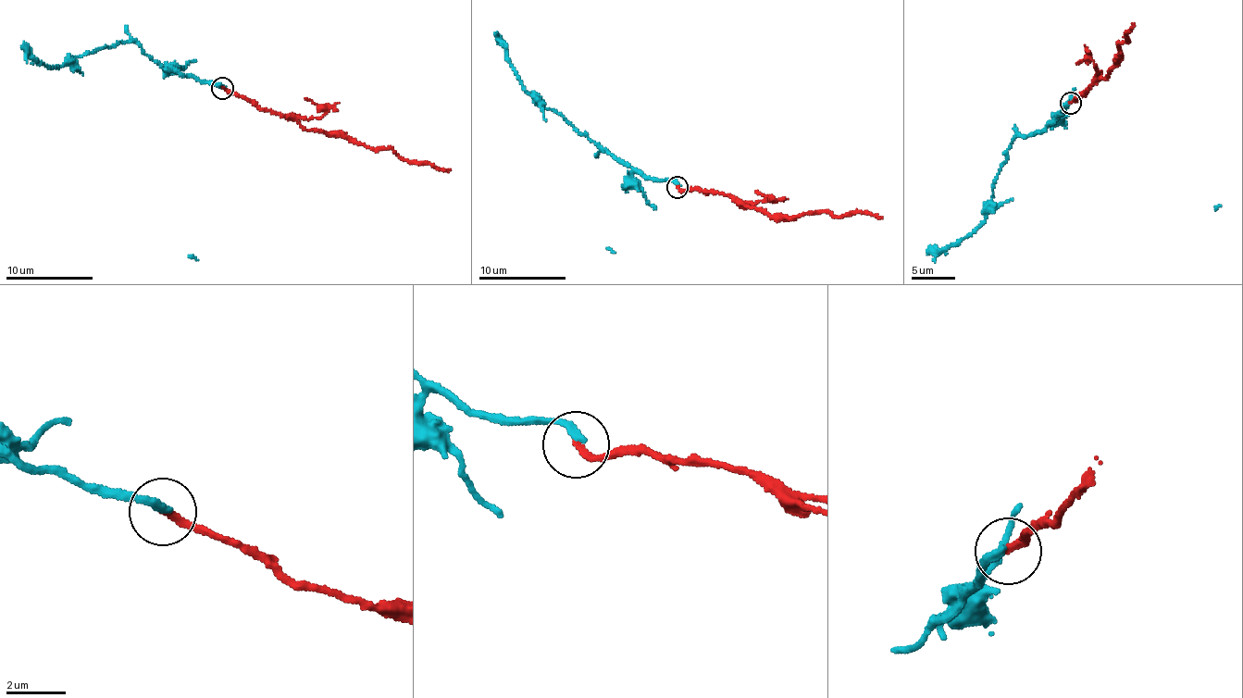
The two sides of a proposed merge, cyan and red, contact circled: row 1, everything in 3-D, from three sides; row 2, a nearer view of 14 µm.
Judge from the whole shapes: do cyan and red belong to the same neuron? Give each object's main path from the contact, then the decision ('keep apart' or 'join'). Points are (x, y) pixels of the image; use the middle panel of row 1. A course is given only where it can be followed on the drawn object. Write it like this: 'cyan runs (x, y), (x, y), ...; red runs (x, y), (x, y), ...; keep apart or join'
cyan runs (678, 187), (672, 180), (645, 178), (595, 144), (559, 113), (537, 104), (515, 74), (501, 36), (494, 33); red runs (677, 188), (729, 193), (742, 204), (761, 207), (772, 216), (828, 211), (838, 216), (861, 211), (882, 218); keep apart

